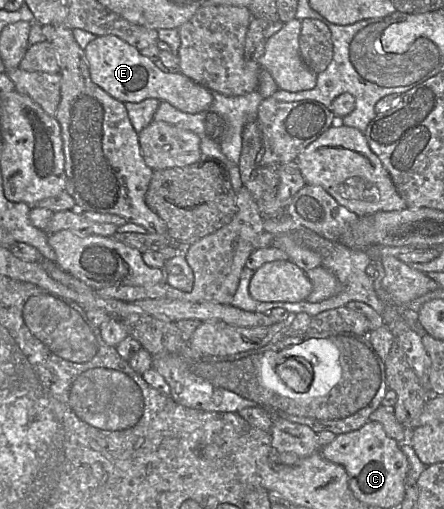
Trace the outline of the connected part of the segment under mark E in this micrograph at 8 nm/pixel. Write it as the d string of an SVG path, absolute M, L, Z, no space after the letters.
M114 35L96 37L84 50L91 80L110 96L123 103L139 103L155 98L170 103L178 110L196 114L208 111L213 103L212 92L178 70L161 71L134 46Z

